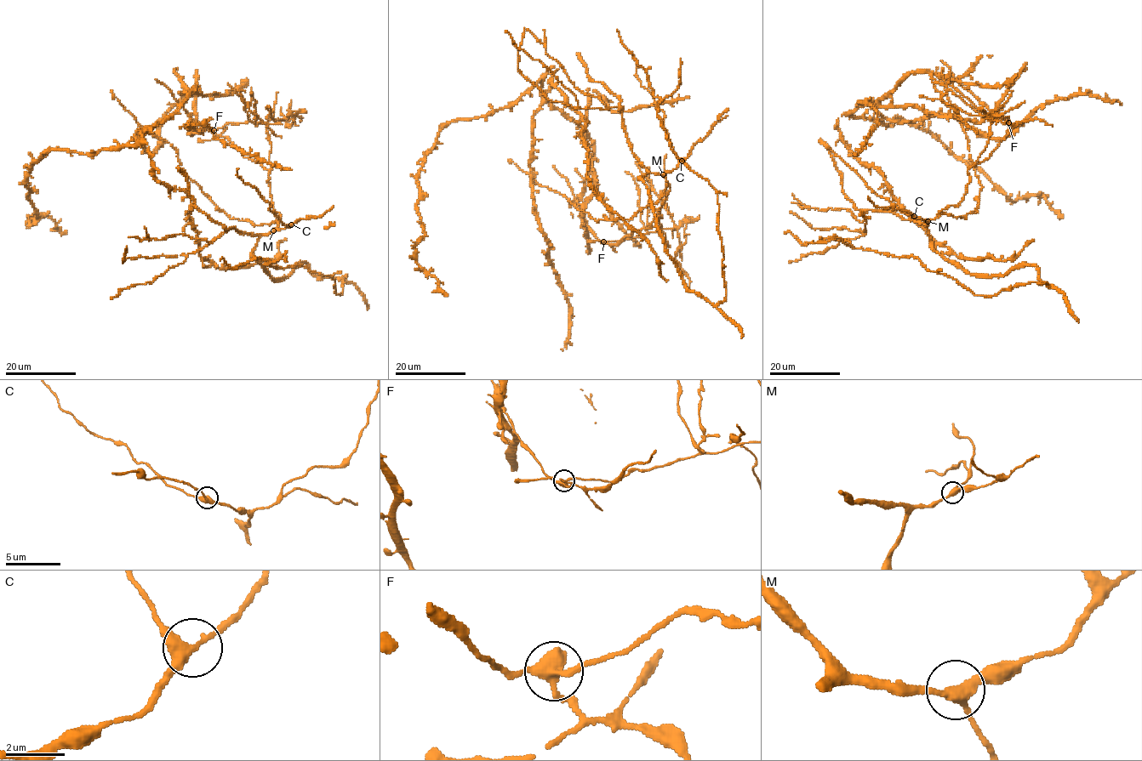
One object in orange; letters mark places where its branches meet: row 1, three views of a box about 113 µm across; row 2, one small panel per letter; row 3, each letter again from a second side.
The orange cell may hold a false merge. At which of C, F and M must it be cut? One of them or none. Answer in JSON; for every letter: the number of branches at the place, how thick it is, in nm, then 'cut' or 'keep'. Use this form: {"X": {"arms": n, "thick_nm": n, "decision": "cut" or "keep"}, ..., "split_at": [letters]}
{"C": {"arms": 3, "thick_nm": 340, "decision": "keep"}, "F": {"arms": 3, "thick_nm": 340, "decision": "cut"}, "M": {"arms": 3, "thick_nm": 320, "decision": "keep"}, "split_at": ["F"]}

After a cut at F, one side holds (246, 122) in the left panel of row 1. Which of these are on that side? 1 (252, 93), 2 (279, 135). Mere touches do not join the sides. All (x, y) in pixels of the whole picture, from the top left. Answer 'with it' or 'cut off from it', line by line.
1: with it
2: with it

